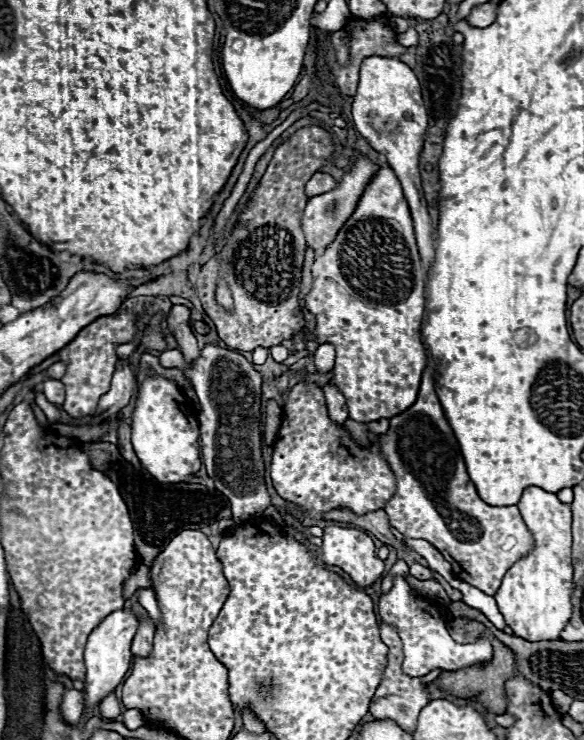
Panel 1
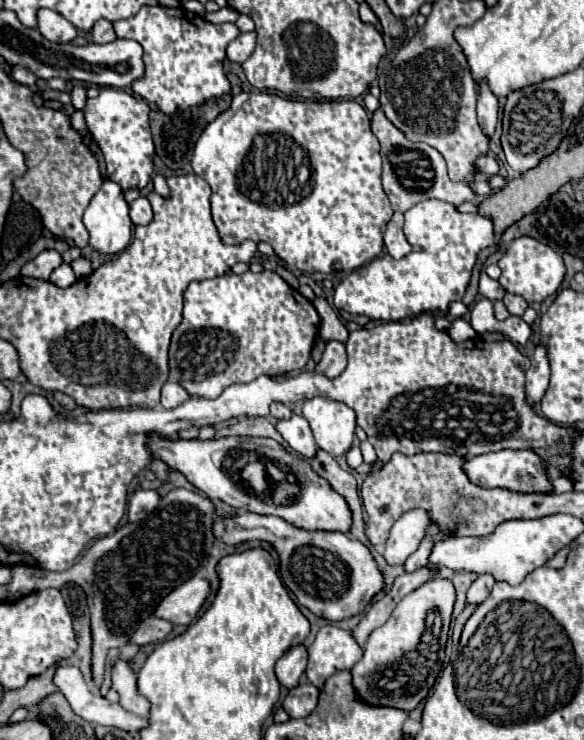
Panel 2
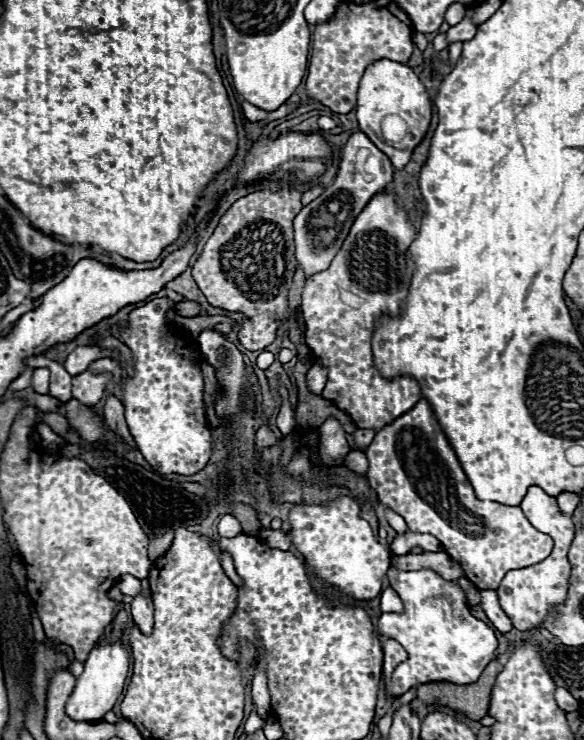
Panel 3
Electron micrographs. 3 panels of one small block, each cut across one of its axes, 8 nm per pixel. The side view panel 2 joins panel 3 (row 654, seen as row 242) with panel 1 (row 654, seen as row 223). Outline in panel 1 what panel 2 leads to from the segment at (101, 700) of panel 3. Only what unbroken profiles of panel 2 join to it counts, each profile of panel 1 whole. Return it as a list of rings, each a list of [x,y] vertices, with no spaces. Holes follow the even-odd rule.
[[[114,610],[110,612],[88,636],[86,648],[84,648],[84,662],[86,662],[86,702],[92,706],[98,706],[102,698],[106,698],[124,678],[124,674],[130,668],[132,652],[130,644],[138,630],[138,616],[132,610]]]

